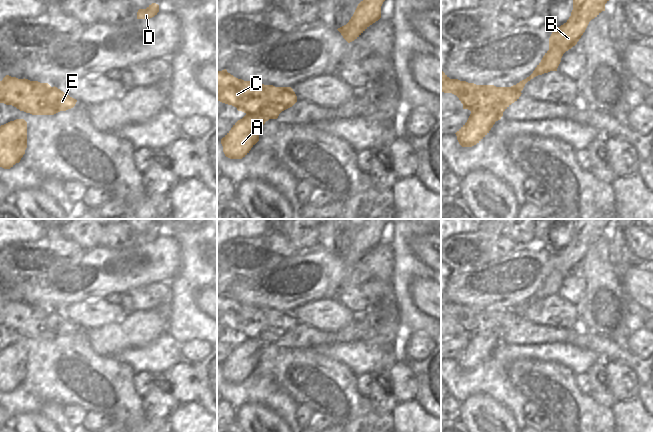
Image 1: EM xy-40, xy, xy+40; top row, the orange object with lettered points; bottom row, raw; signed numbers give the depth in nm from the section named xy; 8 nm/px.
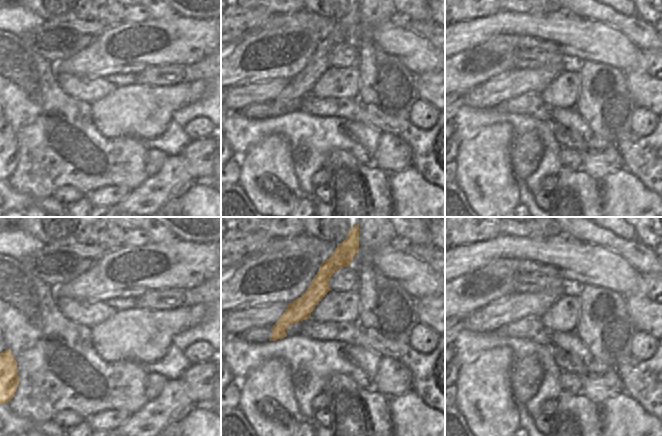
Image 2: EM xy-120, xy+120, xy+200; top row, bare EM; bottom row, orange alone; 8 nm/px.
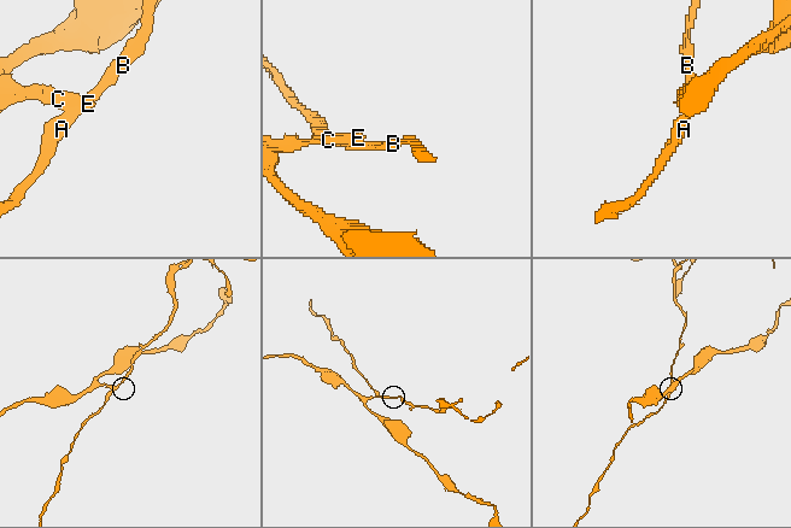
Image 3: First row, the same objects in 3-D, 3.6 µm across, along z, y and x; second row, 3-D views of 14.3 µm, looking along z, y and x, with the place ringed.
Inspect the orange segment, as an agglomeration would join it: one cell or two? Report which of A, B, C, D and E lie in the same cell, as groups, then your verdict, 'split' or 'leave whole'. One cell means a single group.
A B D / C E; split

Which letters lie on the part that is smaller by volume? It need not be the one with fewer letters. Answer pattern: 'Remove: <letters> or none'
Remove: A, B, D

